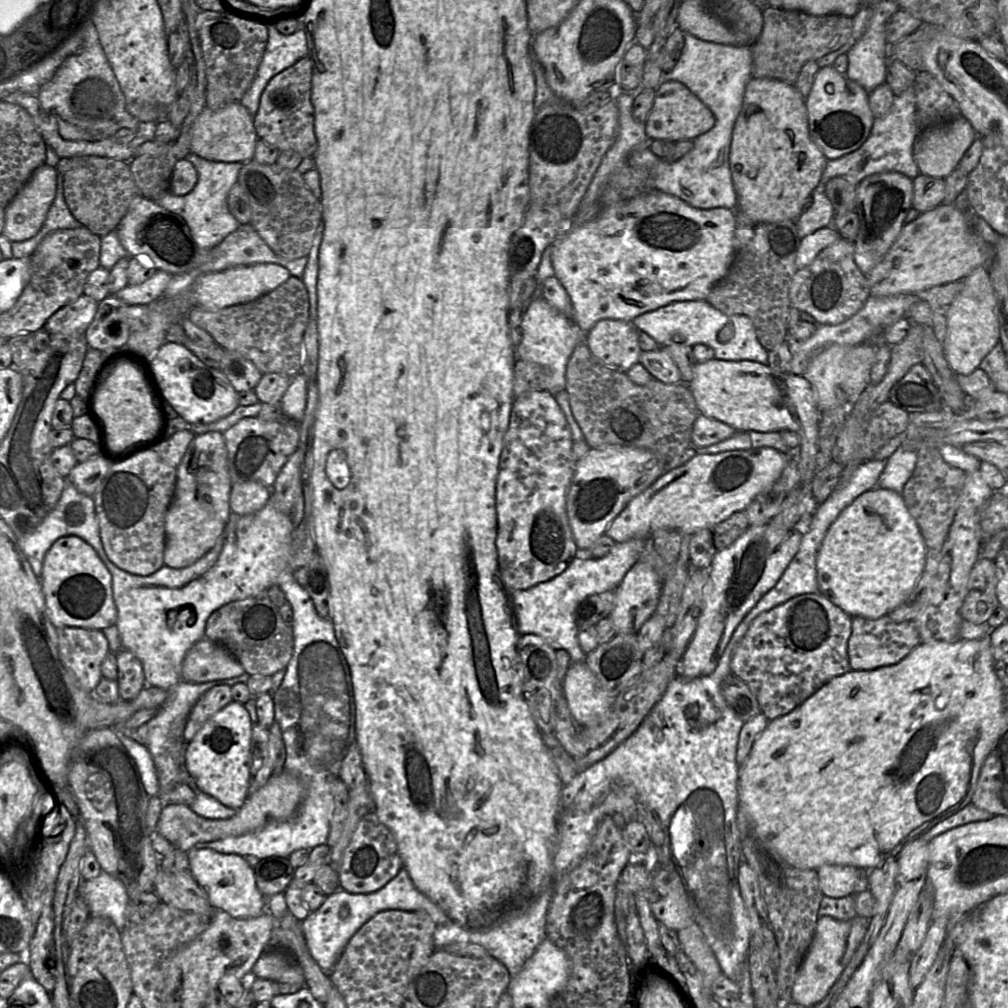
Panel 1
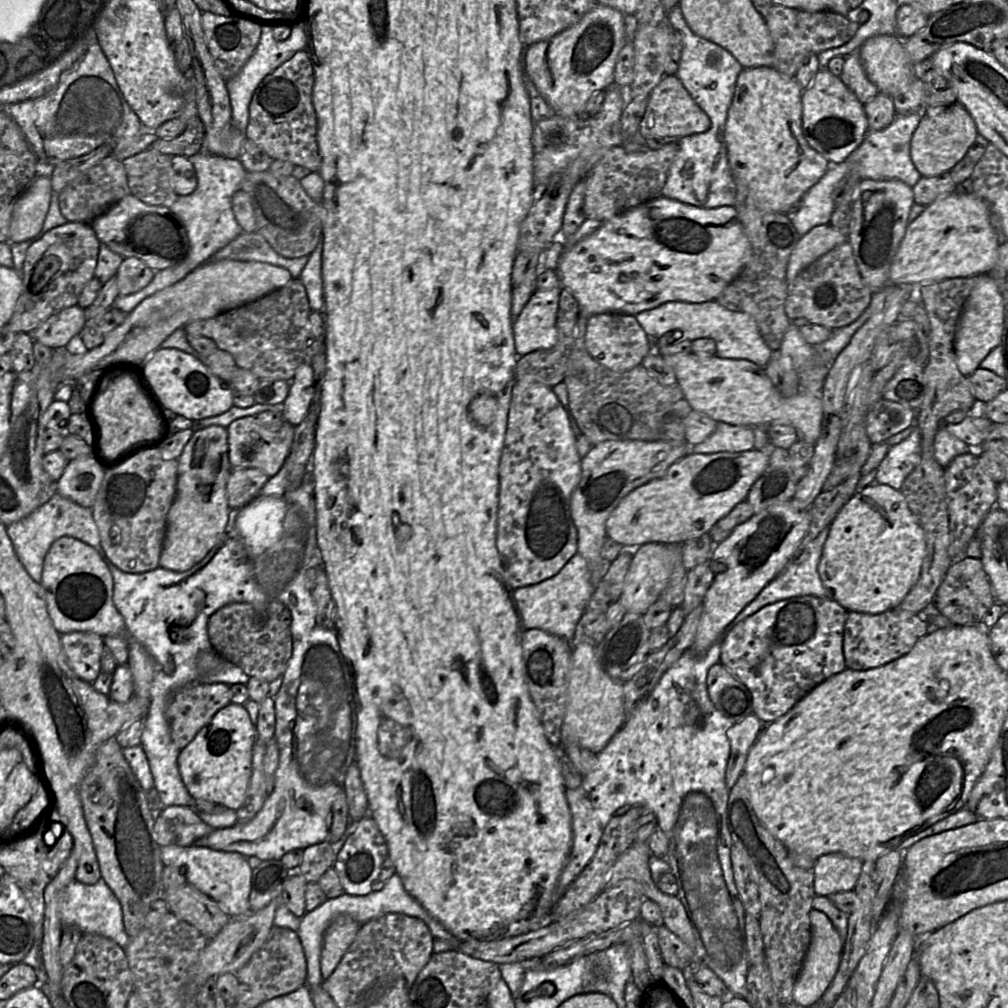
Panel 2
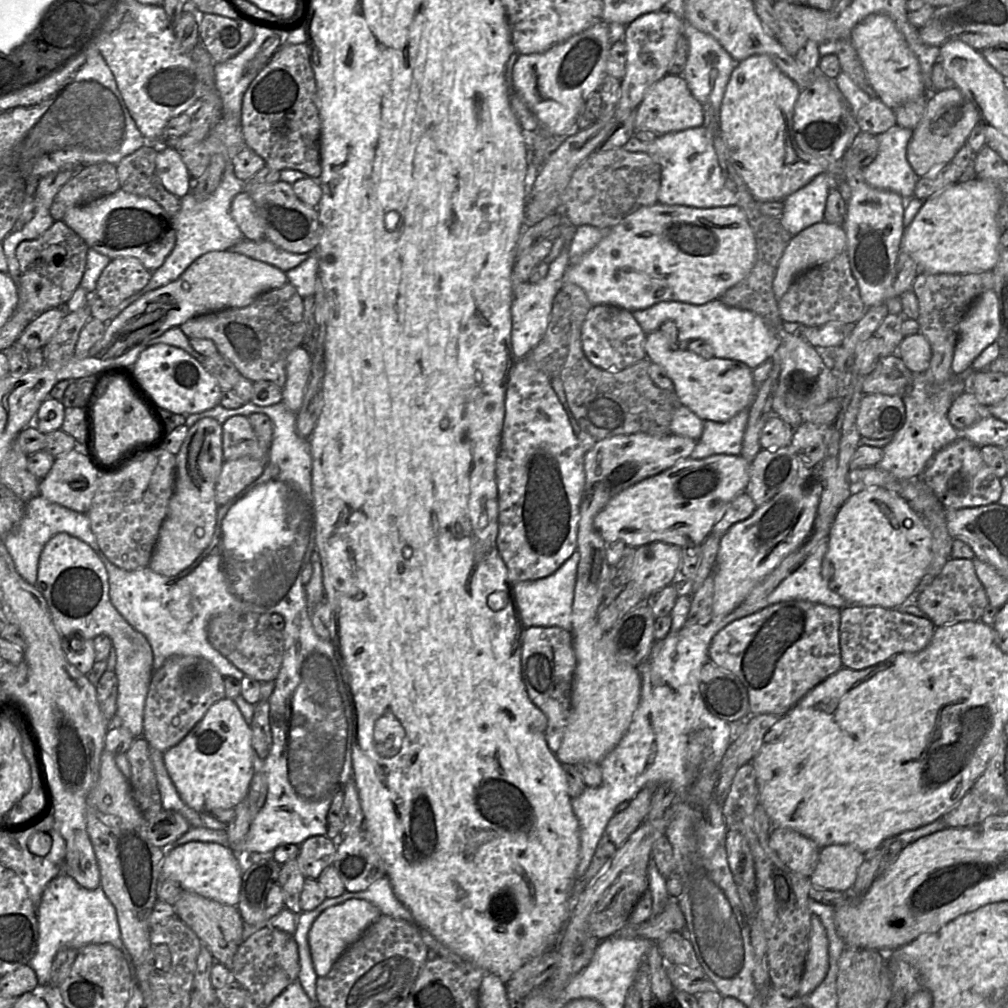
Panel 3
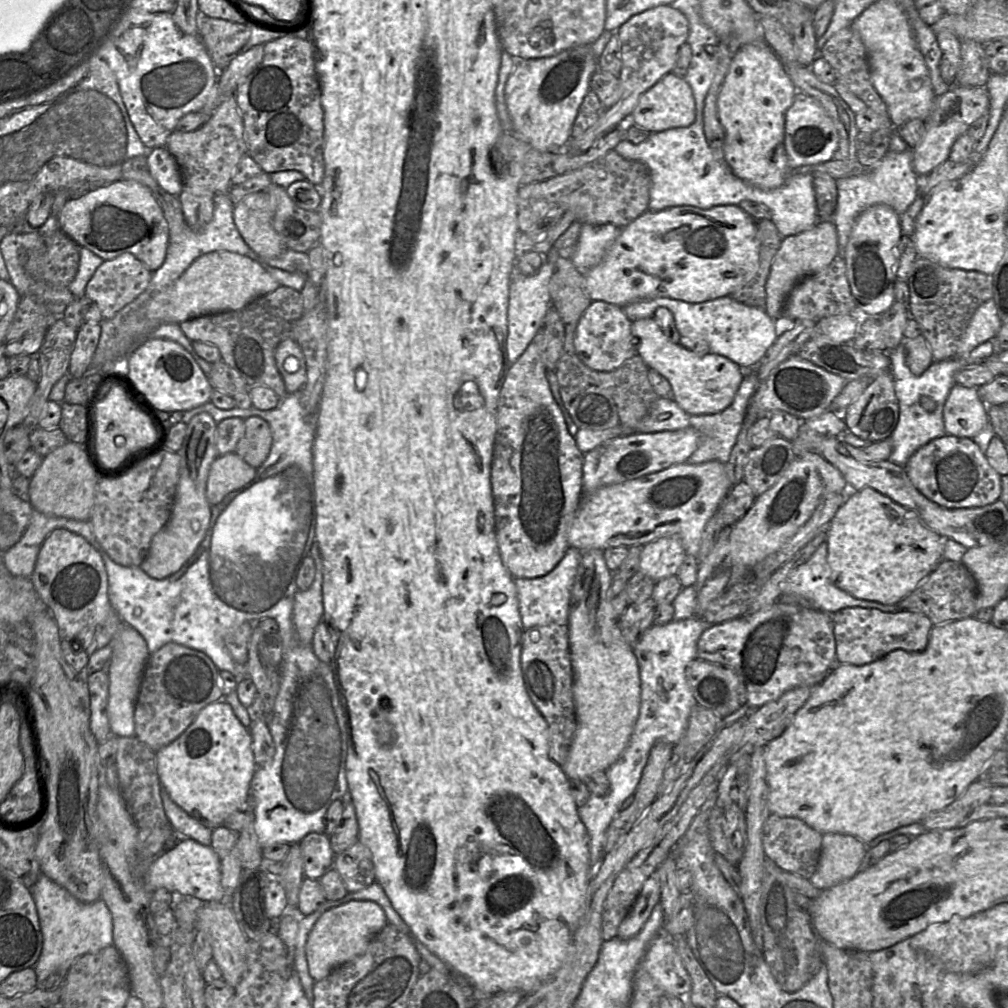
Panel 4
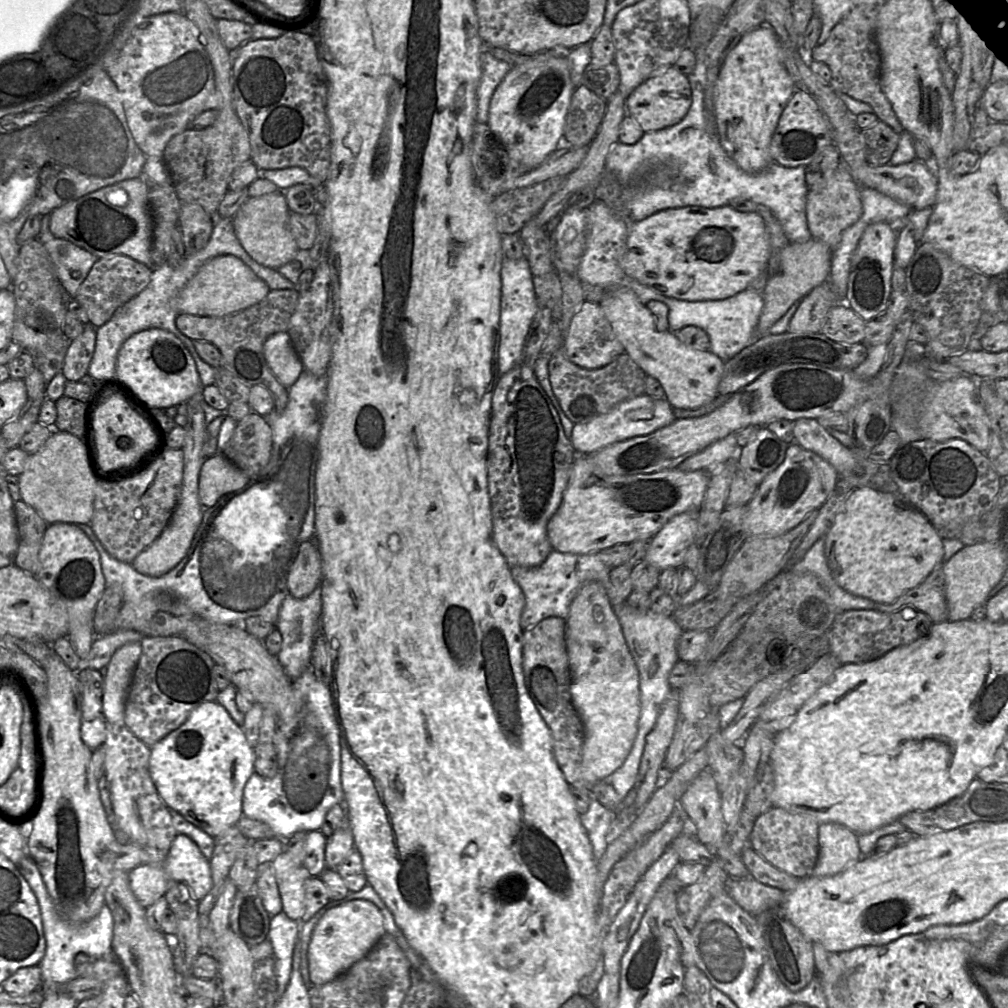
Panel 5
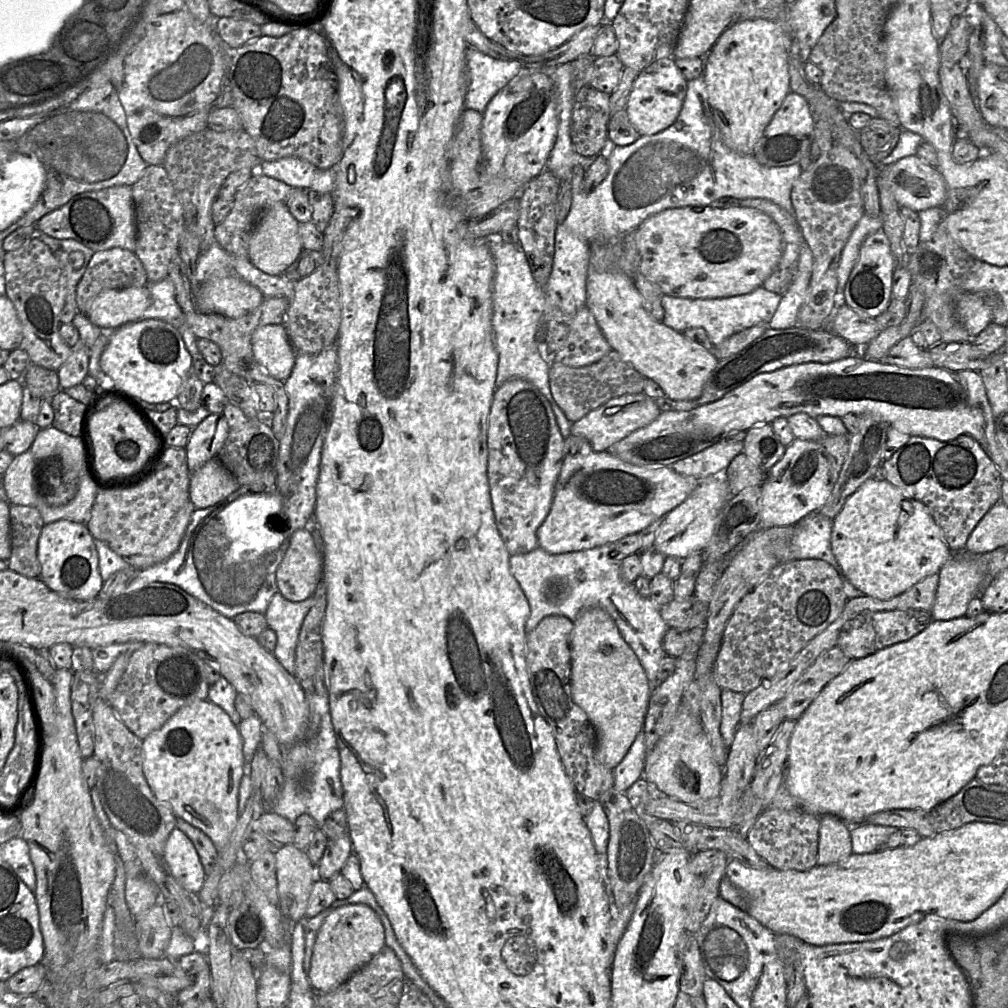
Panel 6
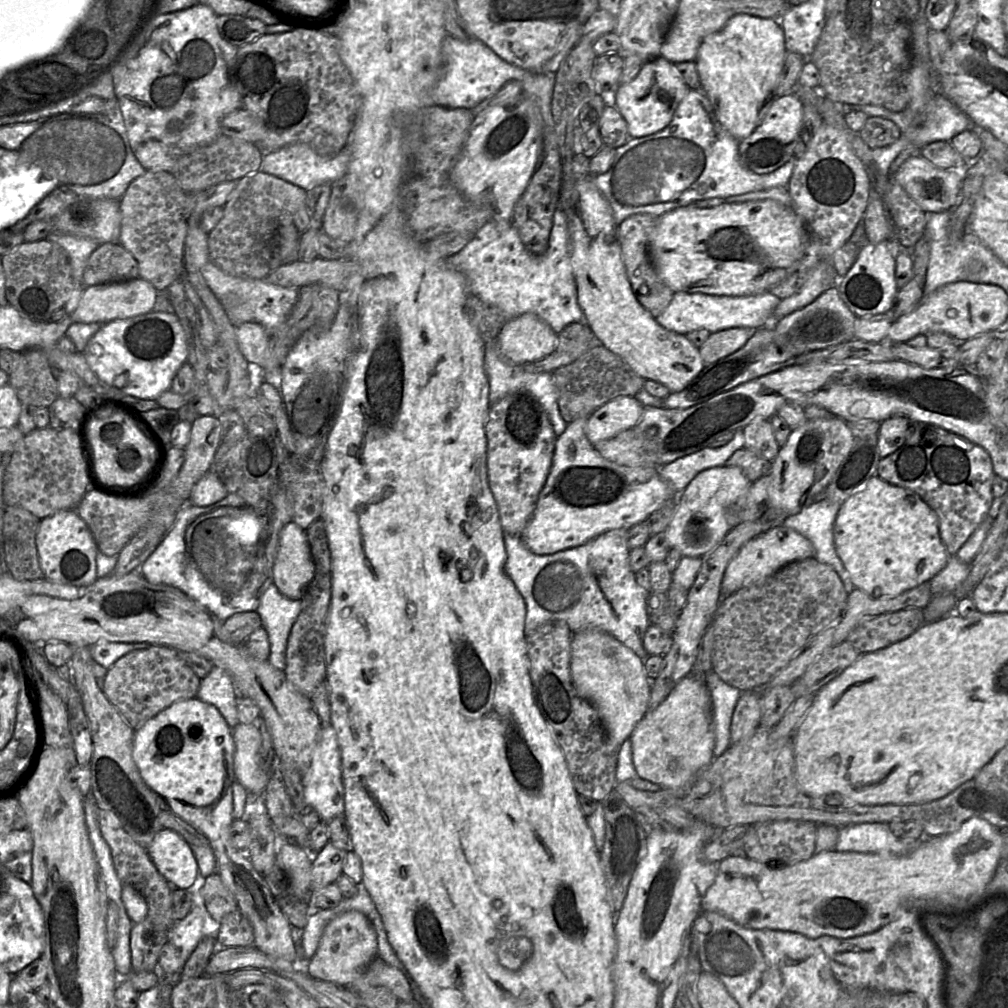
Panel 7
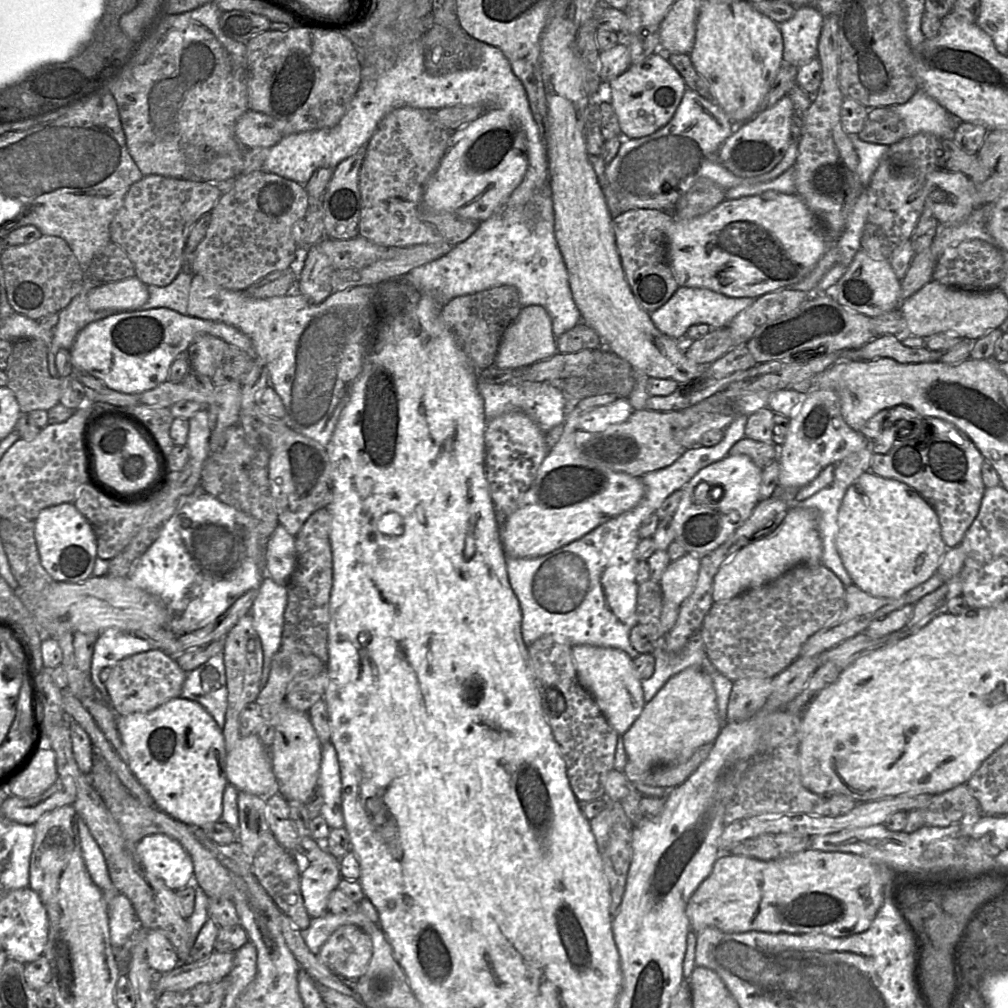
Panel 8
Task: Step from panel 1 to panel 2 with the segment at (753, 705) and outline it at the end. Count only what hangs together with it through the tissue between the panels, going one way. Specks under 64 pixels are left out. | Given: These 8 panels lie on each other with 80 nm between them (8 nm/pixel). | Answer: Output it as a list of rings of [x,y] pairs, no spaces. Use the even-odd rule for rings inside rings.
[[[716,663],[709,668],[706,683],[715,708],[734,723],[753,714],[749,689],[722,664]]]

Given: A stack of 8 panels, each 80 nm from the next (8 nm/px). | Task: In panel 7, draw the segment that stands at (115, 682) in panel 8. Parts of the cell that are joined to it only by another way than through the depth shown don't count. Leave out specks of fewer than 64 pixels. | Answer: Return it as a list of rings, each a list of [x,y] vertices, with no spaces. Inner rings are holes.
[[[151,645],[132,651],[118,659],[104,678],[103,693],[134,730],[168,708],[174,702],[196,698],[201,678],[182,659],[179,652],[167,645]]]

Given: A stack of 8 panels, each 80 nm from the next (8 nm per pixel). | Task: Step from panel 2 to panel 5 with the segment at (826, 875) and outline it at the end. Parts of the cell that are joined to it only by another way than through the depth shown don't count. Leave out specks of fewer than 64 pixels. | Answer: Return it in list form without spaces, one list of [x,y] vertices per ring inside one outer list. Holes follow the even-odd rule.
[[[819,823],[819,854],[812,872],[816,877],[838,874],[862,857],[857,834],[833,823]]]

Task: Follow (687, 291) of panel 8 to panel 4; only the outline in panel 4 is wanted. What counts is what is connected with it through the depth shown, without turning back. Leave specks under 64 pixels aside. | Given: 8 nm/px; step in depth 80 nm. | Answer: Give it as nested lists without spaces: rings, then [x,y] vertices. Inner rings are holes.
[[[731,296],[700,303],[661,297],[661,300],[636,301],[621,308],[633,322],[653,317],[658,307],[671,311],[680,336],[702,337],[709,344],[712,354],[728,358],[743,370],[756,367],[777,340],[775,320],[770,318],[765,310],[740,303]]]

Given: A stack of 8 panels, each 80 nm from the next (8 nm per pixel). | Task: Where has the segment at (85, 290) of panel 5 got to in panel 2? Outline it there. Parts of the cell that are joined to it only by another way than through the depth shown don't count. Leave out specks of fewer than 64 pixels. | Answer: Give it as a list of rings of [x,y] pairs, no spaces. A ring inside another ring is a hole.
[[[125,257],[115,274],[119,295],[134,294],[146,287],[155,271],[137,258]]]

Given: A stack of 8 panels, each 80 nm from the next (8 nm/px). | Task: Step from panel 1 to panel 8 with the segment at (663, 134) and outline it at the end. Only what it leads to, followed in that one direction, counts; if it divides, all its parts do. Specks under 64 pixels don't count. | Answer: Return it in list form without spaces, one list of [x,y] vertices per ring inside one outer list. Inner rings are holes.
[[[654,52],[639,64],[629,68],[609,83],[612,105],[625,139],[648,136],[673,117],[687,89],[684,79],[662,52]]]

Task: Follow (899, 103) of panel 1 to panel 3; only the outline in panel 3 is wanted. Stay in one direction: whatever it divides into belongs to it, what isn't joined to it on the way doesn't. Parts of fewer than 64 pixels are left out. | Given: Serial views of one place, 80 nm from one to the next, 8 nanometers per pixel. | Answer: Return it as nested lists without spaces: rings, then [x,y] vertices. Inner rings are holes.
[[[895,124],[876,136],[879,144],[877,156],[862,171],[869,186],[895,192],[905,200],[914,196],[919,177],[907,160],[907,145],[913,132]]]

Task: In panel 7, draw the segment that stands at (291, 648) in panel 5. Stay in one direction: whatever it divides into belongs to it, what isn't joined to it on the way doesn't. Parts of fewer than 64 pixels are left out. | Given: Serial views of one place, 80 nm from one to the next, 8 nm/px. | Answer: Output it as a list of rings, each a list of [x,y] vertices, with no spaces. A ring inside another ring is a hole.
[[[272,583],[261,596],[256,612],[262,620],[270,641],[269,662],[277,669],[286,668],[286,648],[288,638],[301,611],[301,600],[284,596]]]

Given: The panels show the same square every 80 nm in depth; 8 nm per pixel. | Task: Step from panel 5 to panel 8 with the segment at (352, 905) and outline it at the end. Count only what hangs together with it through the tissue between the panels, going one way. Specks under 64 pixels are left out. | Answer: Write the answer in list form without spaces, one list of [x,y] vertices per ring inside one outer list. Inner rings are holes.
[[[345,924],[332,933],[317,957],[334,974],[356,981],[365,973],[372,952],[369,934],[356,925]]]

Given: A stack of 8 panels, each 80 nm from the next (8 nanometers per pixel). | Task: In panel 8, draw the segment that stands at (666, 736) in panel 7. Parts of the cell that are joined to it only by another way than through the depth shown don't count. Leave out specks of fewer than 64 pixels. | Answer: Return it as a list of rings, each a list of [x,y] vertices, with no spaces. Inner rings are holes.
[[[697,667],[673,675],[645,704],[623,735],[628,761],[641,770],[688,759],[698,748],[713,743],[722,728],[716,692],[710,677]]]

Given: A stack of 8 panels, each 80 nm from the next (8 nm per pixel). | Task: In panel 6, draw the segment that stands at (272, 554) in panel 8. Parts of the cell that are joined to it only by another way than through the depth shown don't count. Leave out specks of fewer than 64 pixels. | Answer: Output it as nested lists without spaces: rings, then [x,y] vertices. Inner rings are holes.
[[[311,523],[308,528],[300,528],[293,532],[290,537],[290,543],[288,549],[277,569],[276,579],[279,592],[288,600],[299,602],[312,596],[319,581],[323,578],[324,574],[324,558],[322,552],[314,538],[312,529],[315,527],[315,523]]]

